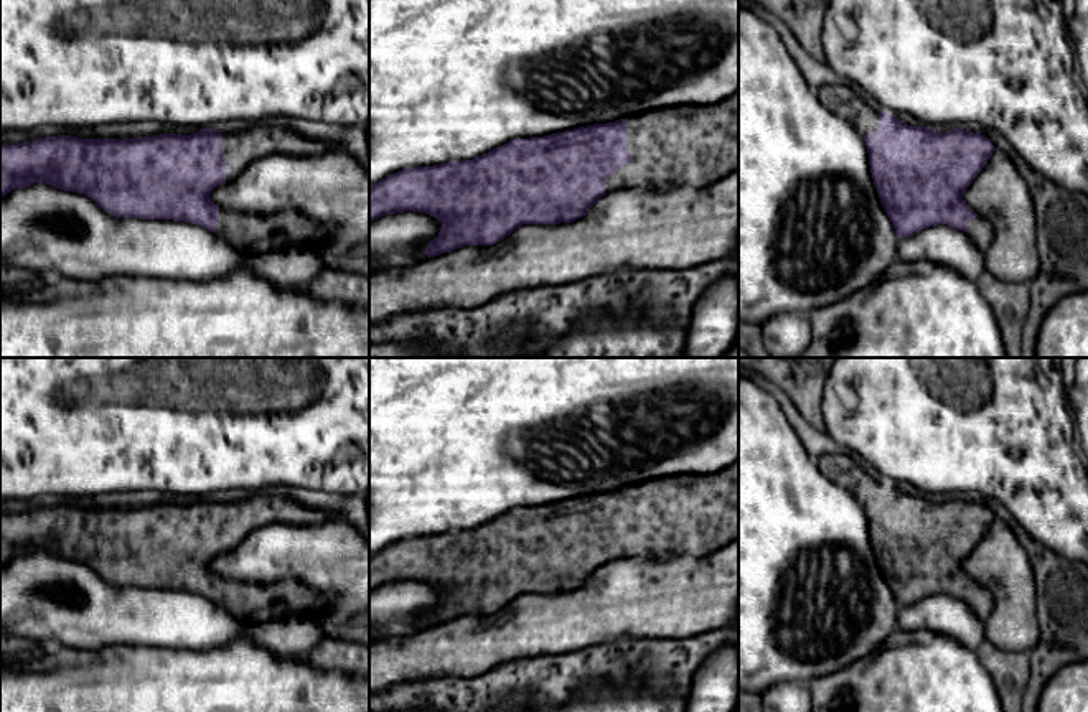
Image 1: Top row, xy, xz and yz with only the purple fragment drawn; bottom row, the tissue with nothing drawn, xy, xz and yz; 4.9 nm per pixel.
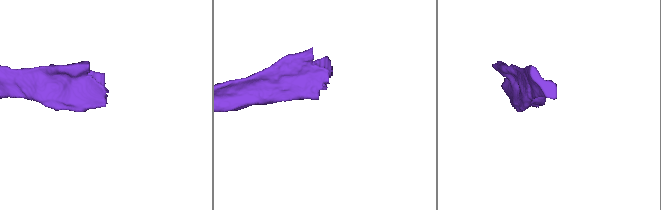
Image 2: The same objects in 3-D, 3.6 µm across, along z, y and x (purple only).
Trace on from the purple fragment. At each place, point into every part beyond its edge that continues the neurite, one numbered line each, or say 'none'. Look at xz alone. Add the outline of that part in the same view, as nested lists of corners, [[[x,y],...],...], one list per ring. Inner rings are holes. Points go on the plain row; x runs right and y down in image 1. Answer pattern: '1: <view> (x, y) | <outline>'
1: xz (696, 515) | [[[739,458],[719,471],[659,476],[628,488],[630,531],[610,544],[605,562],[664,555],[707,557],[739,541]]]

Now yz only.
1: yz (839, 467) | [[[839,448],[834,453],[823,455],[816,463],[832,483],[847,490],[862,506],[877,501],[880,480],[867,475],[852,453]]]

